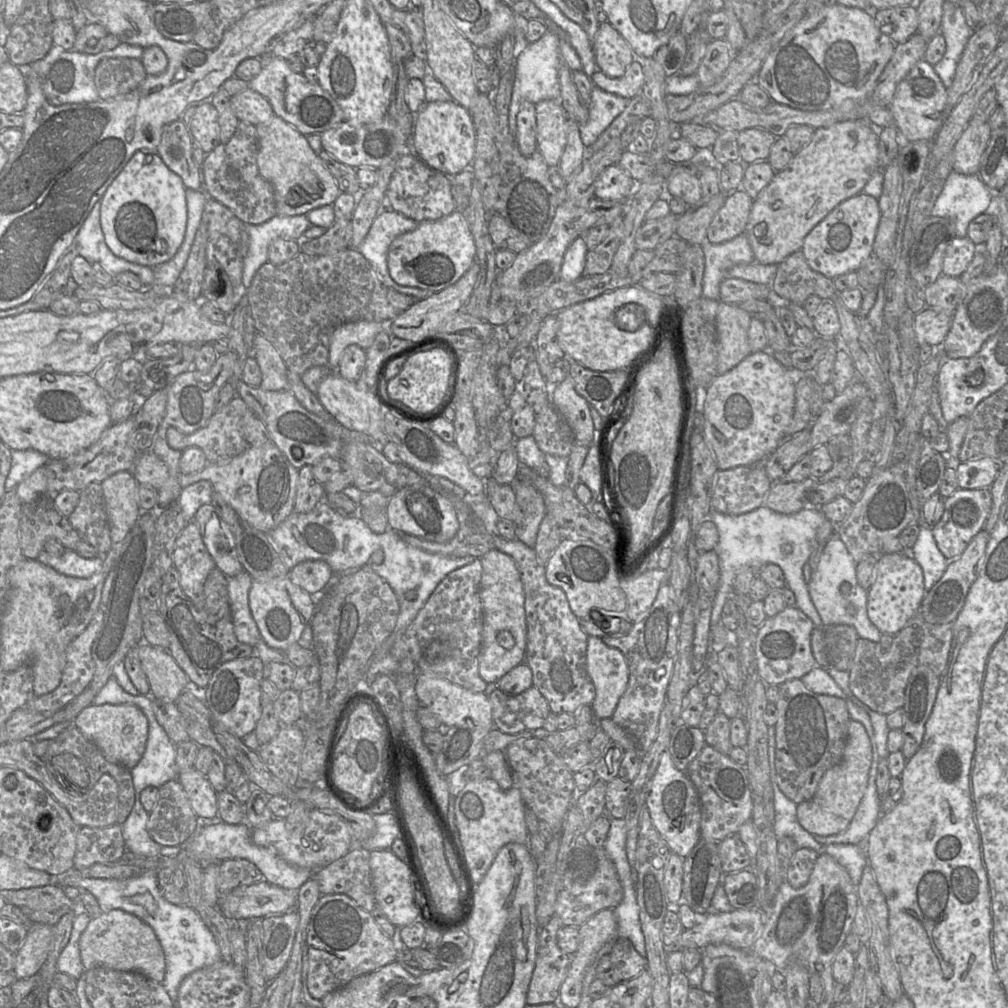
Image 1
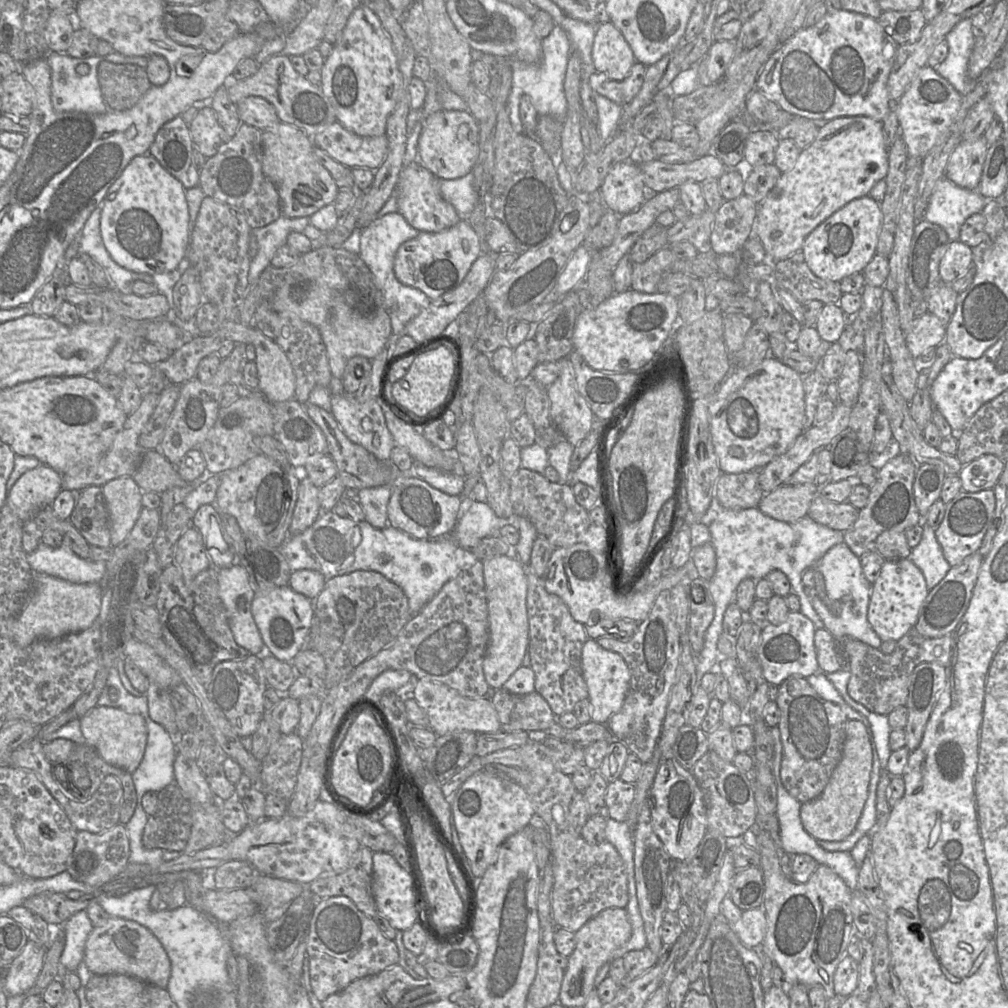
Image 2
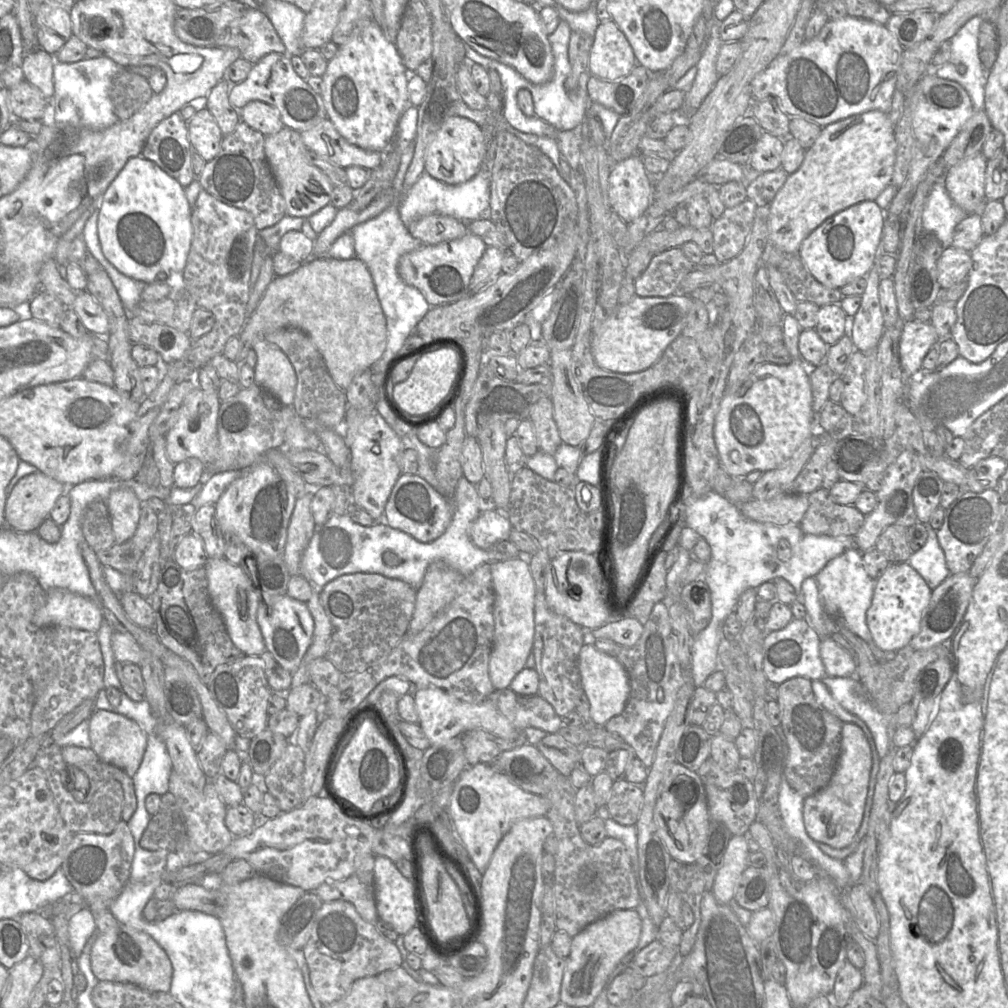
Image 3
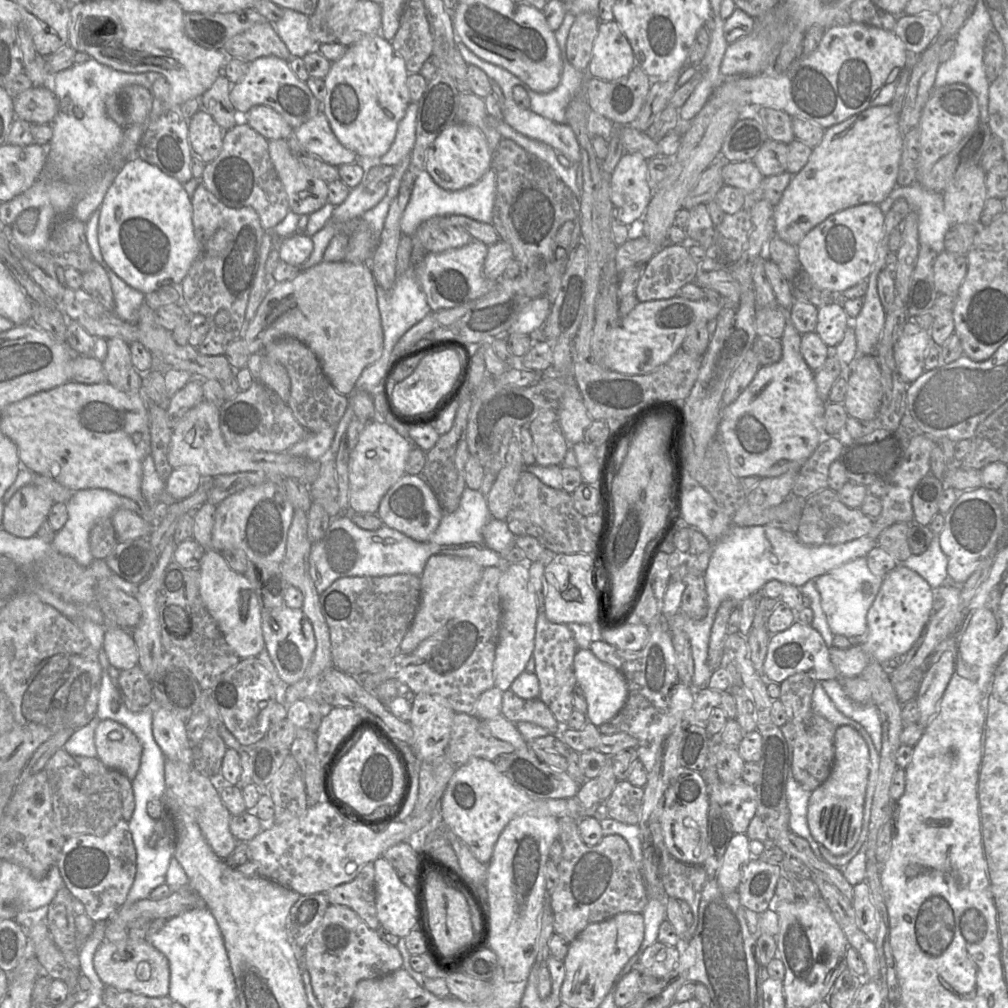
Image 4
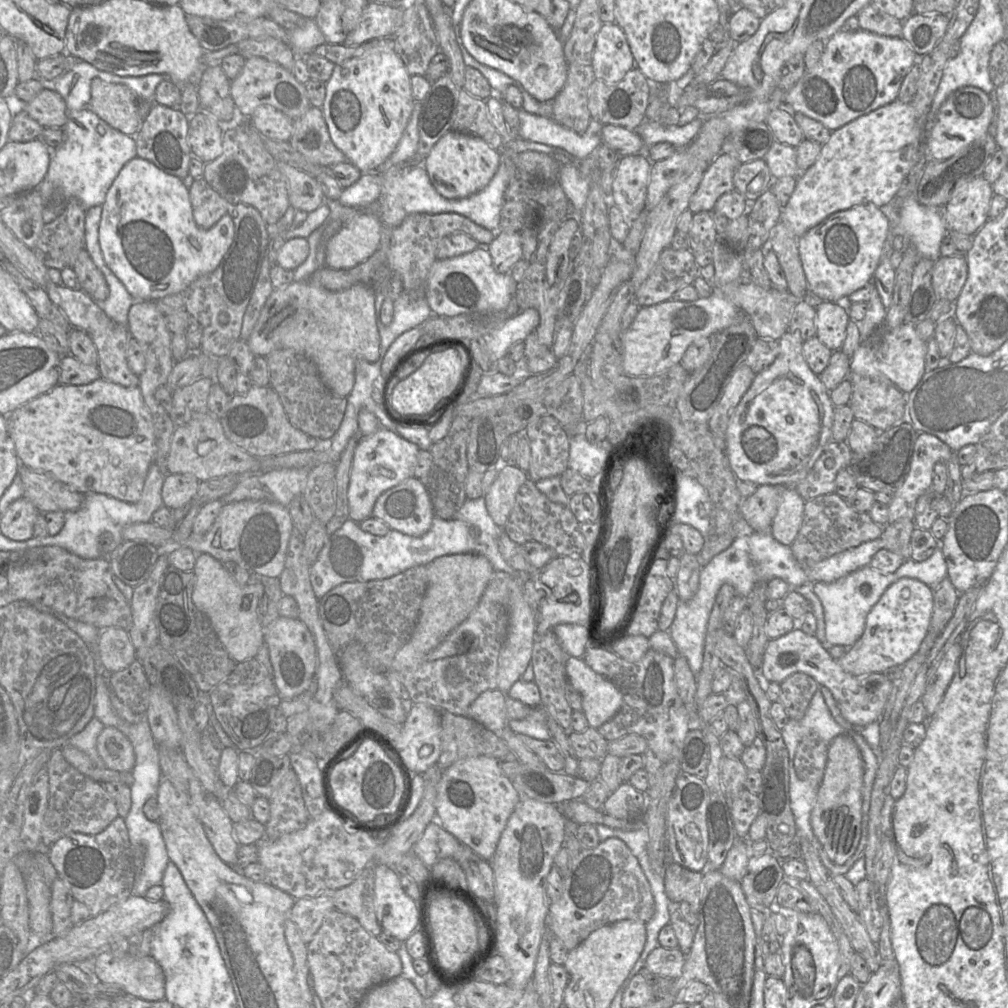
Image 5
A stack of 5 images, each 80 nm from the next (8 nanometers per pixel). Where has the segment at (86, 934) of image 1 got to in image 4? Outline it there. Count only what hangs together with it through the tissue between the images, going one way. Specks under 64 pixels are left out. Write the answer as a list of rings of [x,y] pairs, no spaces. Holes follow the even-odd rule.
[[[129,938],[118,943],[102,942],[94,954],[93,967],[105,986],[147,997],[164,997],[169,993],[168,959],[146,939],[134,941]]]

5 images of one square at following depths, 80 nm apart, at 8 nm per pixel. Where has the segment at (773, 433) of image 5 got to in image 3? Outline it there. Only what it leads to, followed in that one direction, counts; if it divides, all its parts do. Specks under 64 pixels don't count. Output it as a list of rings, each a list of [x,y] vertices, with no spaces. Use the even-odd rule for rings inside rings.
[[[786,314],[782,321],[782,330],[784,345],[792,357],[791,363],[778,365],[765,361],[735,391],[727,391],[726,384],[726,392],[715,418],[714,439],[720,465],[732,477],[745,478],[755,470],[766,472],[779,467],[814,433],[816,415],[812,408],[813,394],[809,368],[799,351],[799,338],[803,329],[792,314]]]

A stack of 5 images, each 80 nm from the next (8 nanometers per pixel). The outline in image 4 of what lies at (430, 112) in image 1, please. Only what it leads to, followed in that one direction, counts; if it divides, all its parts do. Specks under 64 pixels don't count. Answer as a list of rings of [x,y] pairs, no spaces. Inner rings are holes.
[[[456,122],[446,128],[427,151],[425,171],[435,183],[448,191],[456,191],[478,182],[492,168],[493,153],[483,133],[475,126]]]

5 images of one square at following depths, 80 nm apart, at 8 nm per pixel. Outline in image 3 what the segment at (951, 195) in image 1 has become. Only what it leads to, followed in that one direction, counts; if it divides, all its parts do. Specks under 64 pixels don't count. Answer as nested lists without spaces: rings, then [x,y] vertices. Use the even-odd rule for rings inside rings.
[[[944,181],[931,187],[922,214],[922,228],[933,233],[943,249],[952,245],[956,225],[968,214],[950,198]]]

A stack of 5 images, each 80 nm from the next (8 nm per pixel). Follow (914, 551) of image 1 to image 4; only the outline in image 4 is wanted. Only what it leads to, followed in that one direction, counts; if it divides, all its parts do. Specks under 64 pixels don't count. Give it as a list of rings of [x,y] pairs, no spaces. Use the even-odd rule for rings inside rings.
[[[934,535],[928,549],[920,555],[911,555],[901,564],[924,578],[933,590],[948,581],[948,558],[940,546],[940,538]]]

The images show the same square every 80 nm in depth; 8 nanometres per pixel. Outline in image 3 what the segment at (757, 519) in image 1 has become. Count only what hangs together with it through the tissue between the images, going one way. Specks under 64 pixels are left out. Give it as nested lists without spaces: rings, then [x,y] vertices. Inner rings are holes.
[[[710,491],[706,495],[702,497],[688,497],[685,506],[686,511],[686,525],[695,530],[701,537],[703,537],[711,547],[711,558],[706,565],[706,574],[705,574],[705,582],[709,586],[711,592],[711,604],[712,604],[712,615],[711,620],[707,627],[703,629],[700,633],[693,637],[693,644],[691,647],[691,678],[695,687],[703,686],[707,677],[718,669],[718,646],[720,643],[720,629],[726,619],[726,617],[735,610],[739,596],[748,588],[757,589],[762,583],[767,581],[773,581],[776,578],[784,578],[786,579],[794,588],[798,595],[798,601],[803,604],[803,596],[802,596],[802,583],[808,577],[815,577],[825,566],[826,564],[832,560],[833,558],[839,556],[844,553],[848,549],[855,548],[855,539],[854,536],[827,536],[827,535],[814,535],[814,534],[806,534],[802,531],[801,527],[797,523],[788,523],[785,525],[777,525],[771,523],[763,523],[755,520],[751,520],[745,517],[739,507],[735,504],[731,503],[725,496],[718,494],[715,491]]]

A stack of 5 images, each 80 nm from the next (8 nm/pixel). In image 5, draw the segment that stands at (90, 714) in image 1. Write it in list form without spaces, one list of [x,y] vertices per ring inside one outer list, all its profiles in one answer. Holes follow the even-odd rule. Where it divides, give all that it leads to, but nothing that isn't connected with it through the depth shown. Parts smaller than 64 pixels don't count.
[[[104,727],[96,741],[97,751],[106,768],[131,772],[135,765],[134,749],[129,739],[115,727]]]

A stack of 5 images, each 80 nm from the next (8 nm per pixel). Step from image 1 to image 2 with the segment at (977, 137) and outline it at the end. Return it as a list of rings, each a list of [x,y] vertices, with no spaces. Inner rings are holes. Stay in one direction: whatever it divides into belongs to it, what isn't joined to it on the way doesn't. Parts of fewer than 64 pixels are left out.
[[[984,135],[975,140],[961,140],[948,160],[945,177],[968,190],[978,190],[987,154]]]

